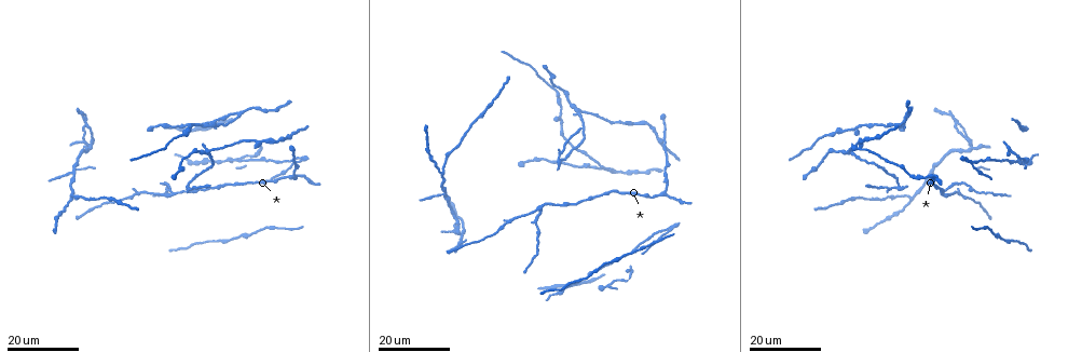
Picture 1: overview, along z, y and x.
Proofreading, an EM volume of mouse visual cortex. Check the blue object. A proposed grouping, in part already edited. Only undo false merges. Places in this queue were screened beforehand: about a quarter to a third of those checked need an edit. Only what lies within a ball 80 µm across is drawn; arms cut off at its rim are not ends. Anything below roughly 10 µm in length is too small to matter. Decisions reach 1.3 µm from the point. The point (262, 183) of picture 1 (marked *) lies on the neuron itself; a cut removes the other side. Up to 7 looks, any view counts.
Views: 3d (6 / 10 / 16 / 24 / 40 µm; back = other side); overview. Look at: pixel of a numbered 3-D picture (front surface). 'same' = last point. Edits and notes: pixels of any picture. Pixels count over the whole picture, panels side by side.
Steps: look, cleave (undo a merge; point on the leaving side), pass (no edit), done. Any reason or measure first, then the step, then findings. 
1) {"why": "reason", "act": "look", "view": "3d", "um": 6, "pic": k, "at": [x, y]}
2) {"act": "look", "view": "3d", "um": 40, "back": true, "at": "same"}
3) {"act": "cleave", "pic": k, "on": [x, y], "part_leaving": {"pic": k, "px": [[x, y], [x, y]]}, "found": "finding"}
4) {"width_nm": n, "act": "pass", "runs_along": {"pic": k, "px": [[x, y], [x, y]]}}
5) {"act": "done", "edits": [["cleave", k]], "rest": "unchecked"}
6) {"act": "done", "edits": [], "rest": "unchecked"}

{"act": "look", "view": "3d", "um": 16, "pic": 1, "at": [209, 151]}

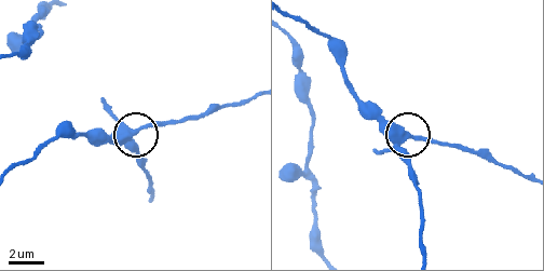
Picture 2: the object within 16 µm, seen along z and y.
{"act": "look", "view": "3d", "um": 6, "pic": 2, "at": [403, 140]}

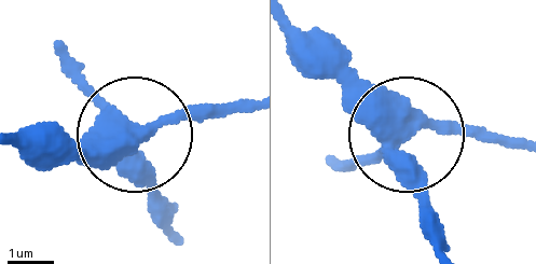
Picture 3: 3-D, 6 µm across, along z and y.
{"side_arm_um": 34, "act": "cleave", "pic": 3, "on": [148, 181], "part_leaving": {"pic": 3, "px": [[388, 157], [430, 246]]}, "found": "a second neuron is stuck on"}

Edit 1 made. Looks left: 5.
{"why": "three-way junction", "act": "look", "view": "3d", "um": 24, "pic": 1, "at": [171, 192]}

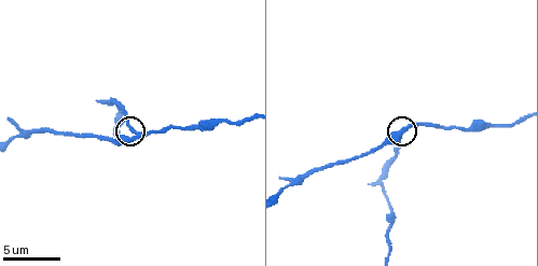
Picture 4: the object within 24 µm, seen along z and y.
{"act": "look", "view": "3d", "um": 10, "pic": 4, "at": [135, 133]}

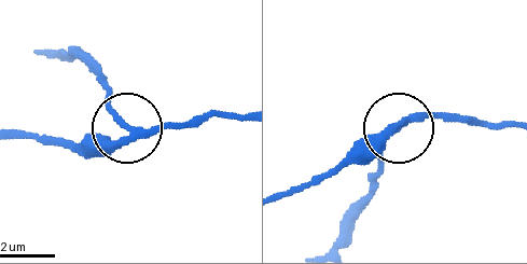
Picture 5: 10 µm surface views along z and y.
{"arms": 3, "act": "pass", "runs_along": {"pic": 5, "px": [[244, 114], [133, 128], [114, 114], [107, 82]]}, "found": "one neuron here"}

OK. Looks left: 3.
{"act": "look", "view": "3d", "um": 24, "pic": 1, "at": [235, 113]}

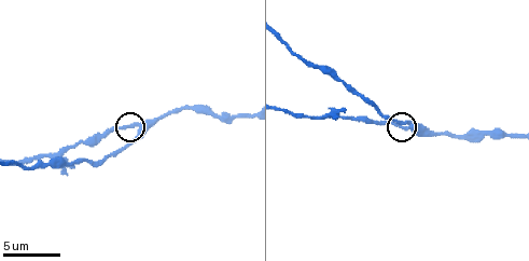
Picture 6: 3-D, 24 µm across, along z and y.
{"act": "look", "view": "3d", "um": 6, "pic": 6, "at": [131, 126]}

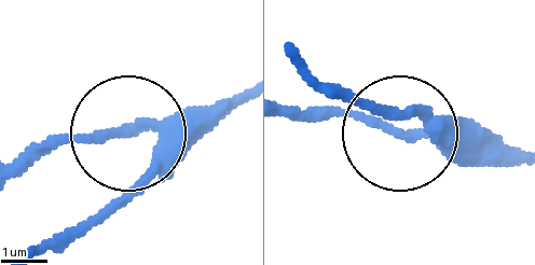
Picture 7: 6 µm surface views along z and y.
{"width_nm": 230, "act": "pass", "runs_along": {"pic": 7, "px": [[46, 247], [81, 232], [139, 173], [139, 130], [228, 115]]}, "found": "all the same neuron"}

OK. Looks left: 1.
{"act": "done", "edits": [["cleave", 3]], "rest": "unchecked"}

